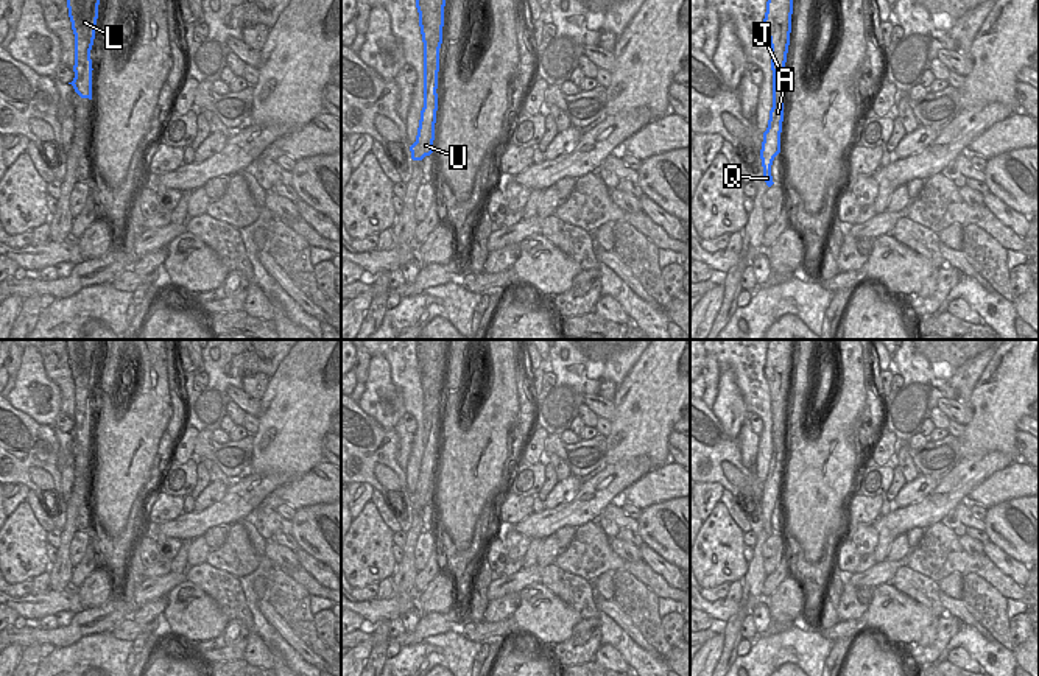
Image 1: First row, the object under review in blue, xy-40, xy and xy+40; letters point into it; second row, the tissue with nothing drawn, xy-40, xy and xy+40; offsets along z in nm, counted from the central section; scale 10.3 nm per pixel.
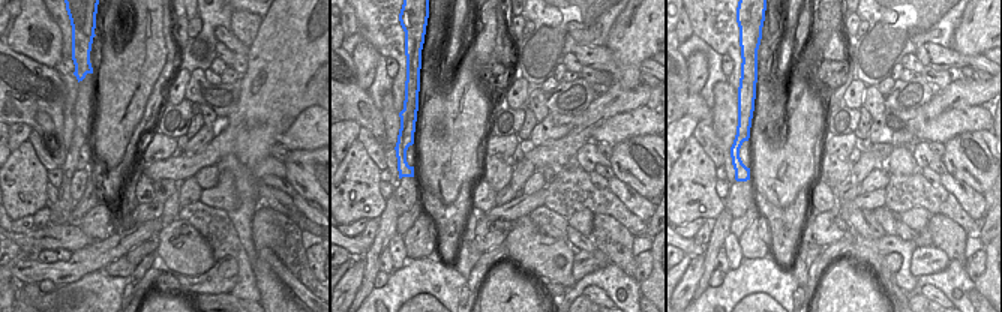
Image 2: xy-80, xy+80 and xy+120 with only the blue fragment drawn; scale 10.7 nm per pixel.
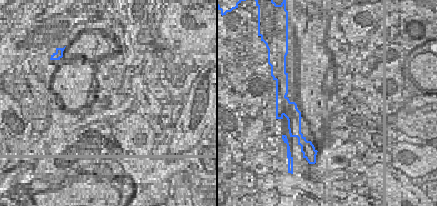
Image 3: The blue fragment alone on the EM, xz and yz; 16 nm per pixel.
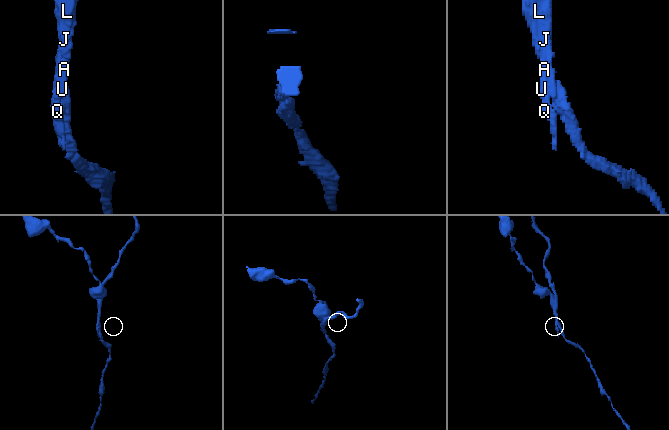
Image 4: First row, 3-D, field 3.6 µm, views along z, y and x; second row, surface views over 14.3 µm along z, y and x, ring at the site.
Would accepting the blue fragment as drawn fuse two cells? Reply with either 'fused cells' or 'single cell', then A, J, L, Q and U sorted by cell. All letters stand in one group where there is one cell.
fused cells; groups A L Q U / J

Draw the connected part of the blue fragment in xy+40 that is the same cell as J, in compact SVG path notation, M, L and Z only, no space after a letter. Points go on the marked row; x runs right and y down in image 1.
M768 0L763 19L771 45L773 103L784 106L785 62L791 33L793 0Z

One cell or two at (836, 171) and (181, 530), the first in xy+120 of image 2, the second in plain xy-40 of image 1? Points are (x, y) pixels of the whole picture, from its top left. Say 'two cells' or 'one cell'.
two cells

